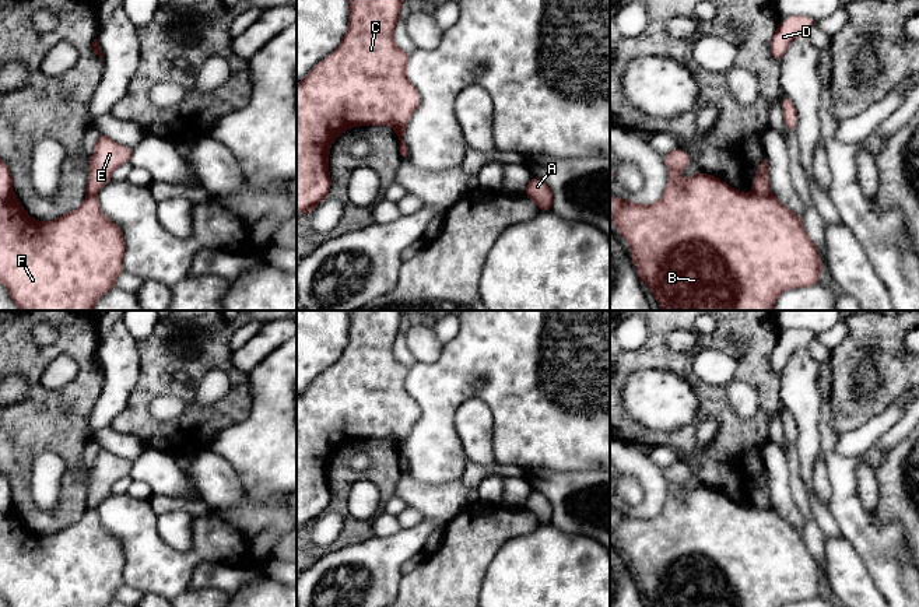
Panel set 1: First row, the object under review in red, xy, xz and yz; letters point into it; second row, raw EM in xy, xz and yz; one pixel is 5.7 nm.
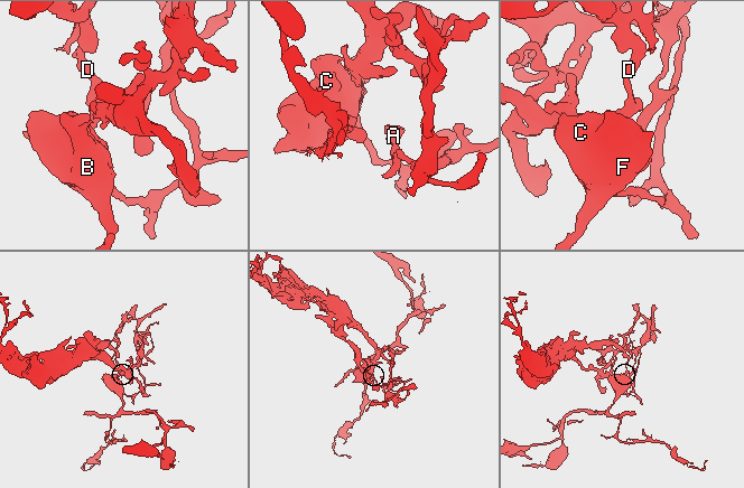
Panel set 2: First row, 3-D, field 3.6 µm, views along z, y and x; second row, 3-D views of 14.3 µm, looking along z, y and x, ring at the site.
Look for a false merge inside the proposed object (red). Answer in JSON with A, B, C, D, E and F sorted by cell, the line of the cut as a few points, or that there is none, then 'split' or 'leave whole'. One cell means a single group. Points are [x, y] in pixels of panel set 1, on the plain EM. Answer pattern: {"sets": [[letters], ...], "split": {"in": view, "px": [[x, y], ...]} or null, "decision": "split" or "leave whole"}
{"sets": [["A", "B", "C", "D", "E", "F"]], "split": null, "decision": "leave whole"}

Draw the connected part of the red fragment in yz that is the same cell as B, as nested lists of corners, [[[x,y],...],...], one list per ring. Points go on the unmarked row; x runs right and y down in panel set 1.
[[[676,462],[664,471],[669,494],[657,516],[646,519],[610,509],[610,534],[629,557],[634,580],[653,607],[782,607],[820,596],[818,564],[803,541],[800,529],[772,508],[767,471],[753,492],[753,508],[740,506],[708,487],[691,488],[681,498],[680,488],[690,478],[688,467]]]

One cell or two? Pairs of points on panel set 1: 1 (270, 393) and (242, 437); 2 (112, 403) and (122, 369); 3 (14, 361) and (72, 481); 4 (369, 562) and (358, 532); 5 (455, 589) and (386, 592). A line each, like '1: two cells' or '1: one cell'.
1: one cell
2: one cell
3: one cell
4: two cells
5: two cells

